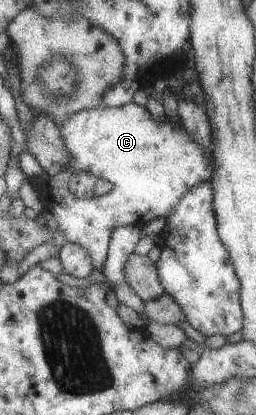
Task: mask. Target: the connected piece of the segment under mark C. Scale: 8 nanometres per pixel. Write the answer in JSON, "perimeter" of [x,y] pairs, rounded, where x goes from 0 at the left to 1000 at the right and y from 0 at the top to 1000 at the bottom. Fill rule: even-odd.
{"perimeter":[[[508,248],[473,258],[324,265],[289,275],[281,289],[238,311],[281,376],[281,400],[242,419],[188,419],[168,431],[137,434],[137,443],[160,458],[176,504],[211,513],[211,525],[227,533],[223,557],[254,569],[262,586],[328,593],[367,622],[383,651],[406,653],[426,629],[445,559],[469,545],[559,545],[617,525],[672,525],[727,467],[773,458],[773,448],[805,448],[805,439],[836,439],[848,400],[832,371],[805,361],[805,352],[789,352],[789,342],[754,333],[758,323],[742,323],[742,313],[715,296],[680,294],[672,284],[617,287],[574,253]],[[328,417],[438,436],[453,453],[406,467],[383,484],[352,484],[336,472],[313,477],[281,463],[281,434],[297,422]]]}

